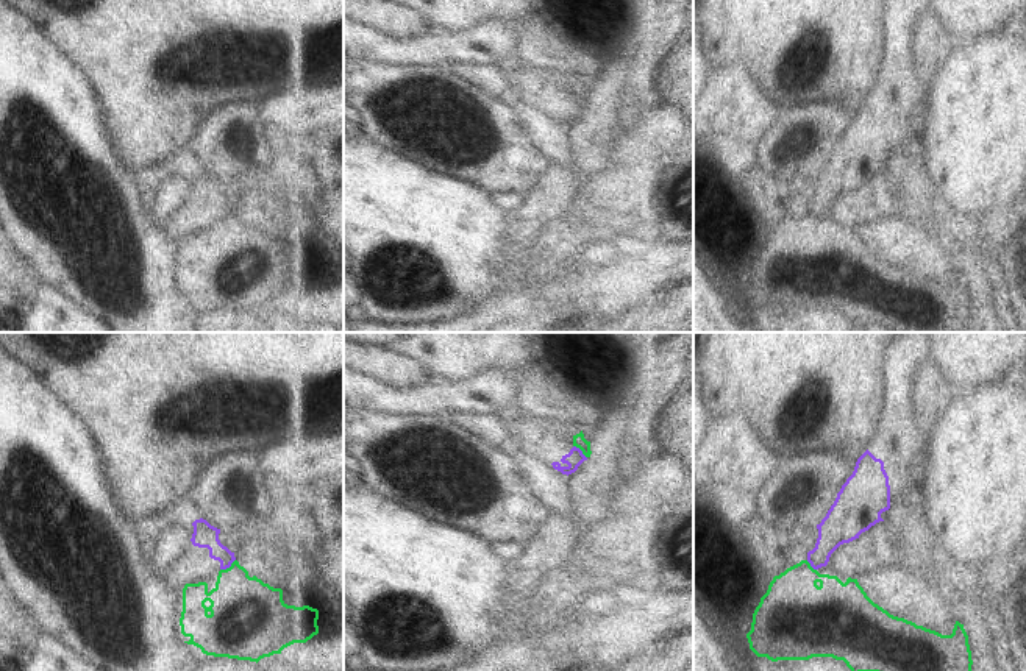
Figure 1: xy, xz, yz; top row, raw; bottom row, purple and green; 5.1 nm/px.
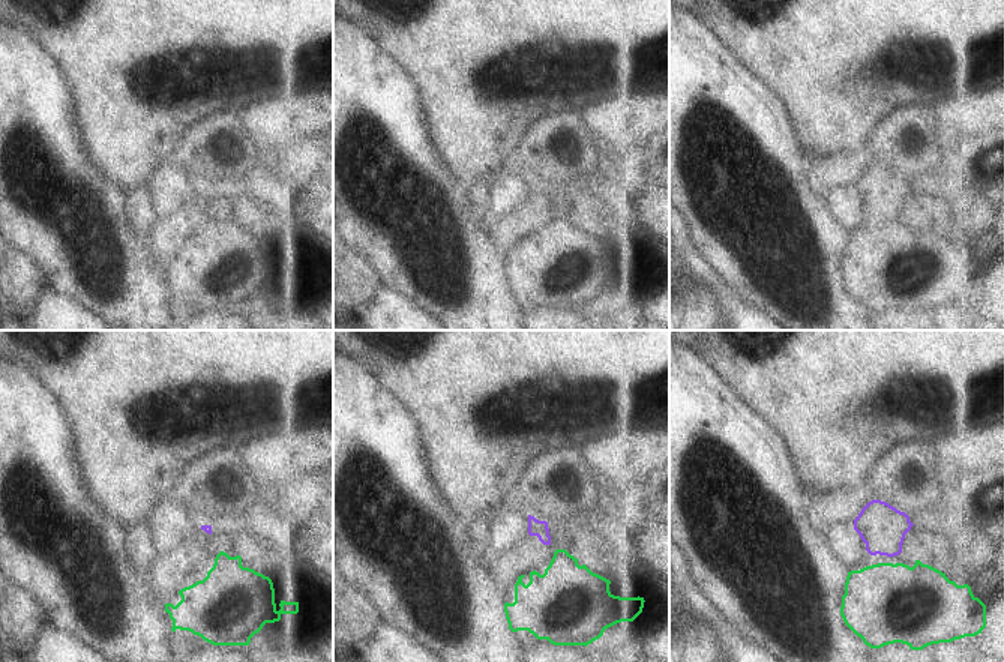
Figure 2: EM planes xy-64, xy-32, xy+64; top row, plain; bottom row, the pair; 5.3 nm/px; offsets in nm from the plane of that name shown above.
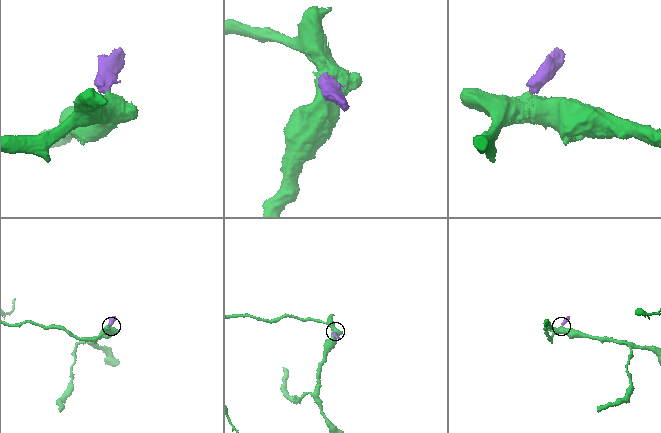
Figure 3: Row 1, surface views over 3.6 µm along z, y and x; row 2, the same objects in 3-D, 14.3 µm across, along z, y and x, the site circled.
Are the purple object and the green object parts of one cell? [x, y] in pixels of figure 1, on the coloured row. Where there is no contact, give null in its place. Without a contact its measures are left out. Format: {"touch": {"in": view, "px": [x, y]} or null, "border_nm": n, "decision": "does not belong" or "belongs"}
{"touch": {"in": "xy", "px": [228, 567]}, "border_nm": 100, "decision": "does not belong"}

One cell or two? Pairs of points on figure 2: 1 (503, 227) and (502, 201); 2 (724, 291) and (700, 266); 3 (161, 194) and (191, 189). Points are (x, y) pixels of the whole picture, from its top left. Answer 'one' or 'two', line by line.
1: two
2: one
3: one

